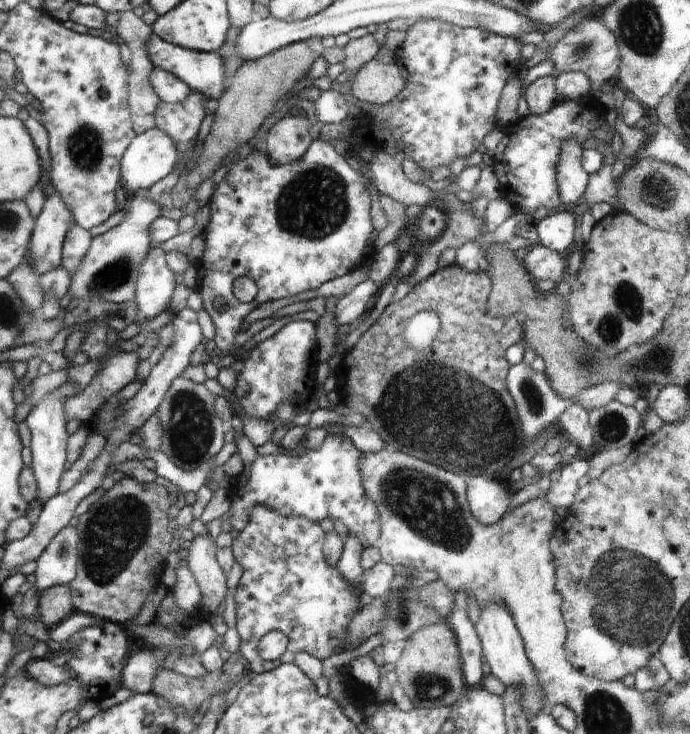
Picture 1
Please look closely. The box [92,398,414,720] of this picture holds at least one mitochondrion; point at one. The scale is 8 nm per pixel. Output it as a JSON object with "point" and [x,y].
{"point":[399,614]}

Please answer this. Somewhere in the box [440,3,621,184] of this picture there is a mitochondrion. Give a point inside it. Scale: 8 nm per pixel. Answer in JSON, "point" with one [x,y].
{"point":[585,47]}

